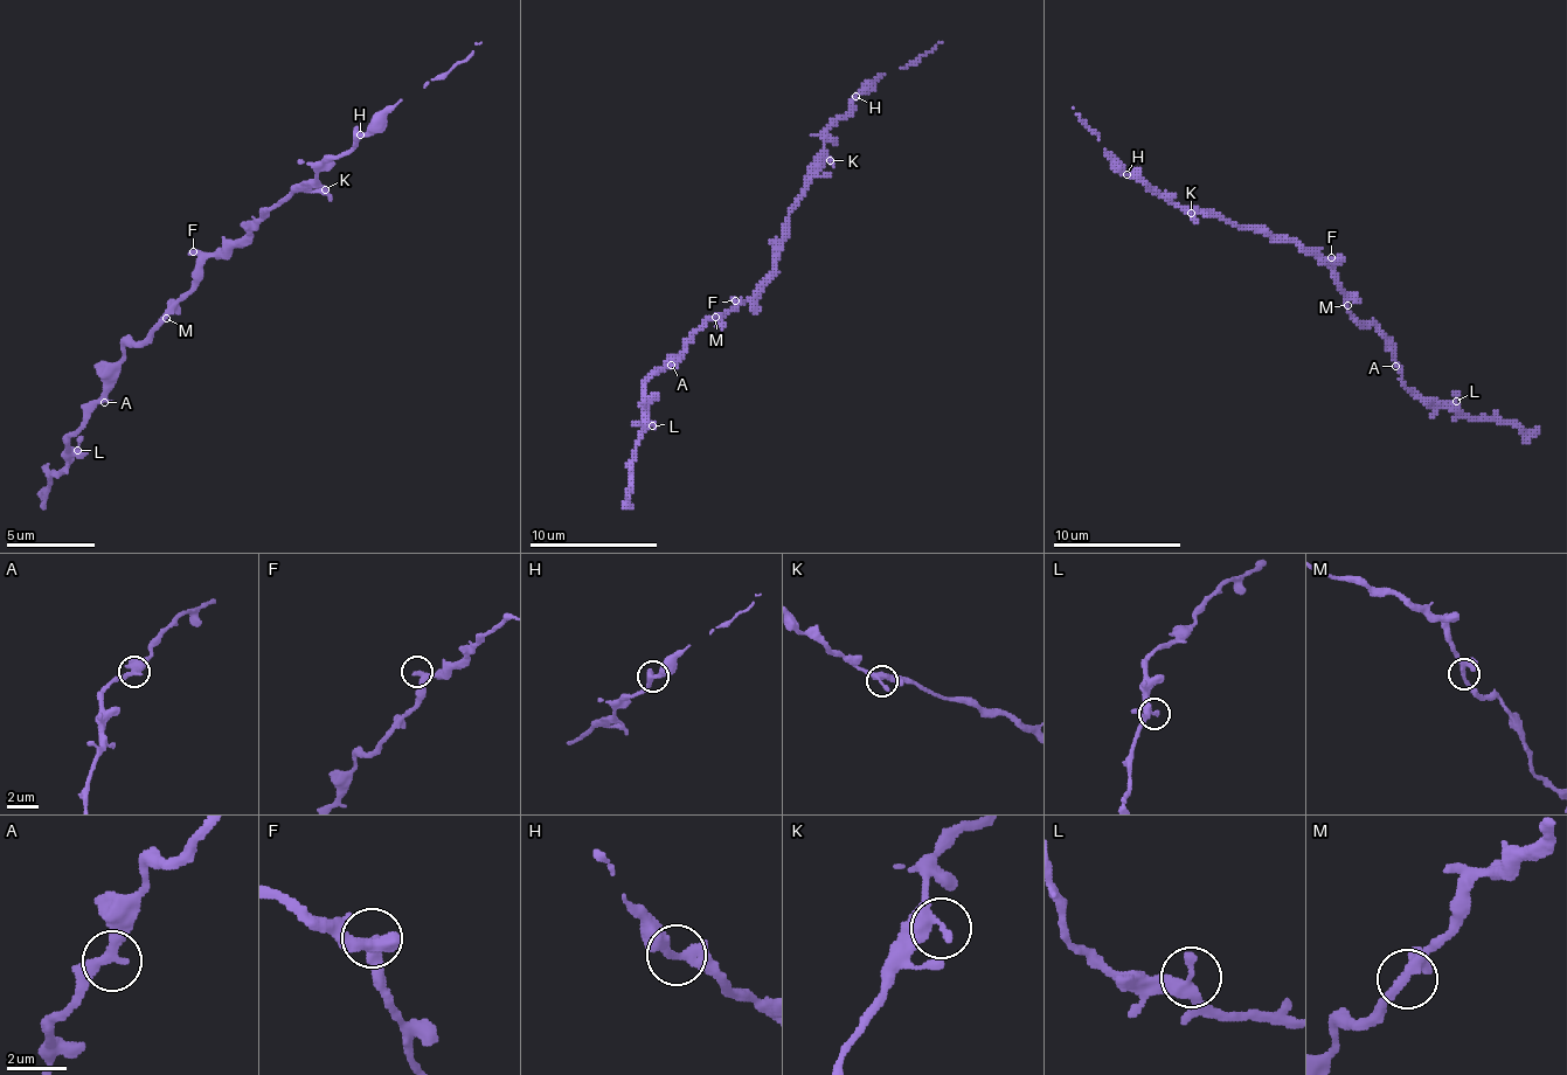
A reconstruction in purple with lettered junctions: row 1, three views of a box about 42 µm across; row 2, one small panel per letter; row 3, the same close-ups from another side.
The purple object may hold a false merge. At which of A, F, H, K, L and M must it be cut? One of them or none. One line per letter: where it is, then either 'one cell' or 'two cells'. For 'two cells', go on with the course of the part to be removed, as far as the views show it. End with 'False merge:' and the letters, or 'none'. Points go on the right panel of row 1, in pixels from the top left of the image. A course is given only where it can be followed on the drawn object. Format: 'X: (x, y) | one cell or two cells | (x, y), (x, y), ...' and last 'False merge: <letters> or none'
A: (1395, 366) | one cell
F: (1331, 257) | one cell
H: (1127, 174) | two cells | (1128, 174), (1073, 108)
K: (1191, 213) | one cell
L: (1456, 401) | one cell
M: (1347, 305) | one cell
False merge: H

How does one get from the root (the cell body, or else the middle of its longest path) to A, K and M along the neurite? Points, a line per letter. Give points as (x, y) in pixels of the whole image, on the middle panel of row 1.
A: (763, 278), (763, 285), (750, 298), (725, 313), (715, 313), (671, 365)
K: (763, 278), (776, 263), (776, 243), (785, 234), (789, 208), (808, 180), (830, 160)
M: (763, 278), (763, 285), (750, 298), (715, 317)

